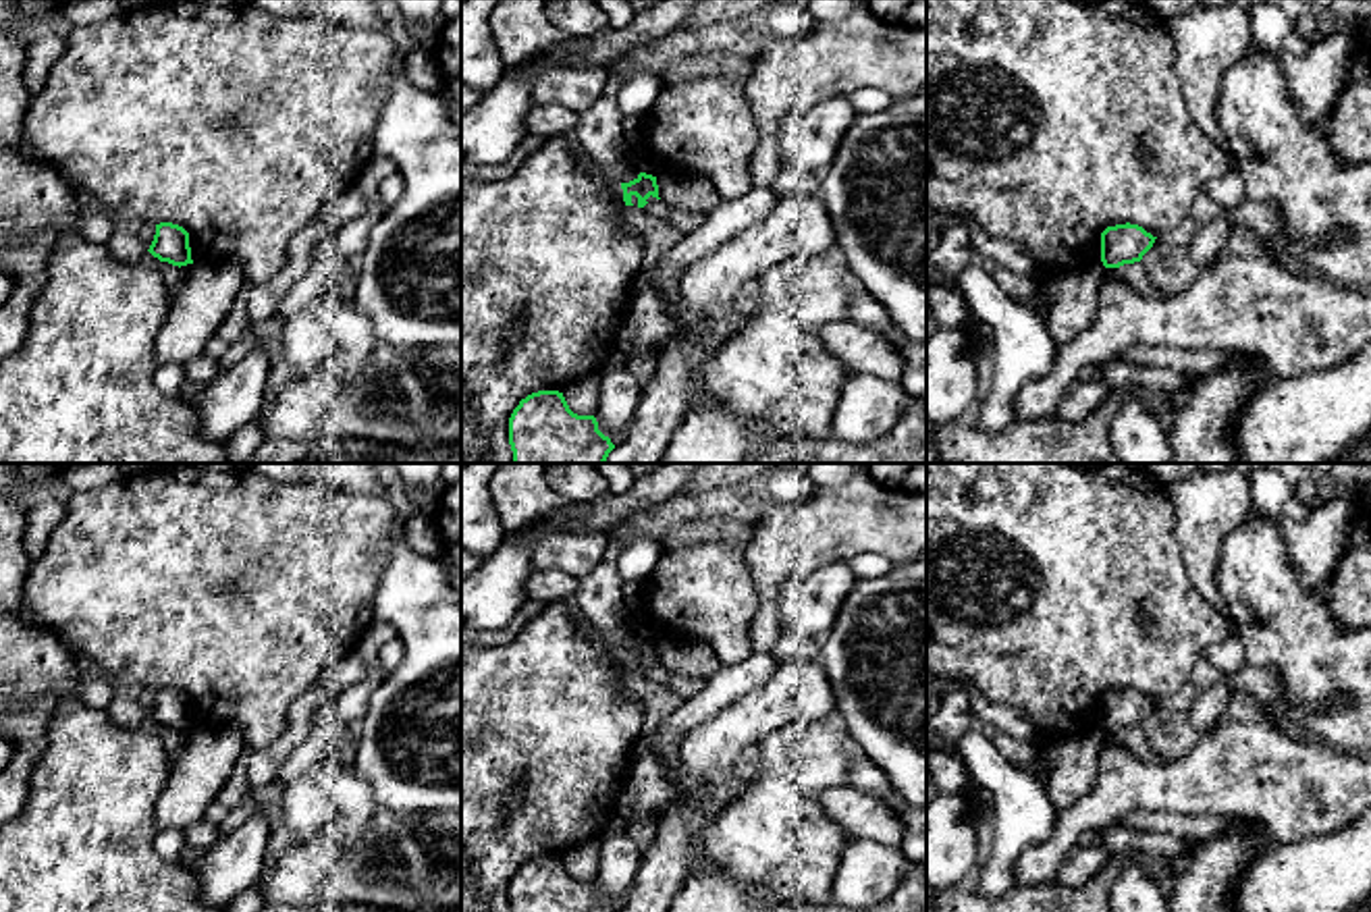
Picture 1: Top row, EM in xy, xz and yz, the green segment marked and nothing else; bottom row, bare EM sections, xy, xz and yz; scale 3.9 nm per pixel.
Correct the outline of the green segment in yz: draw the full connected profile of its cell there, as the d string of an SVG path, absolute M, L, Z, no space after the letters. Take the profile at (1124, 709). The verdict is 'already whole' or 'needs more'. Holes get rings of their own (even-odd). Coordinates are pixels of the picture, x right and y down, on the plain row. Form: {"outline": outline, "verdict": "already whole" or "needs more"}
{"outline": "M1115 690L1101 698L1101 727L1105 733L1140 727L1157 702L1138 690Z", "verdict": "already whole"}

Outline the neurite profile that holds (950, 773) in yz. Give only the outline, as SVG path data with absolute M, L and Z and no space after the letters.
M931 748L926 771L933 777L937 794L968 794L972 773L953 748Z

